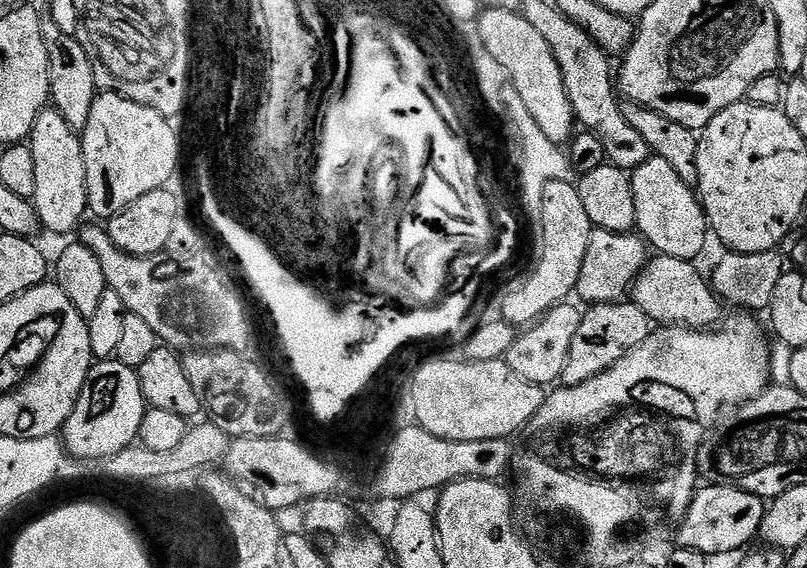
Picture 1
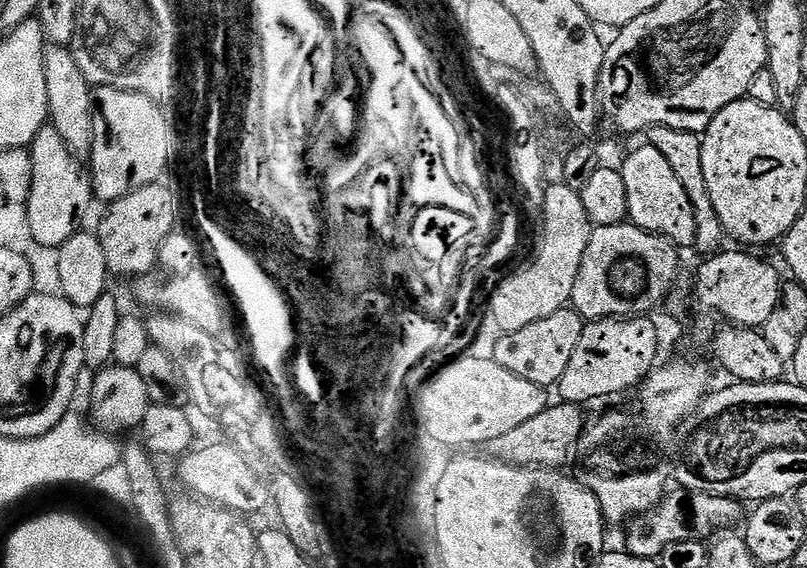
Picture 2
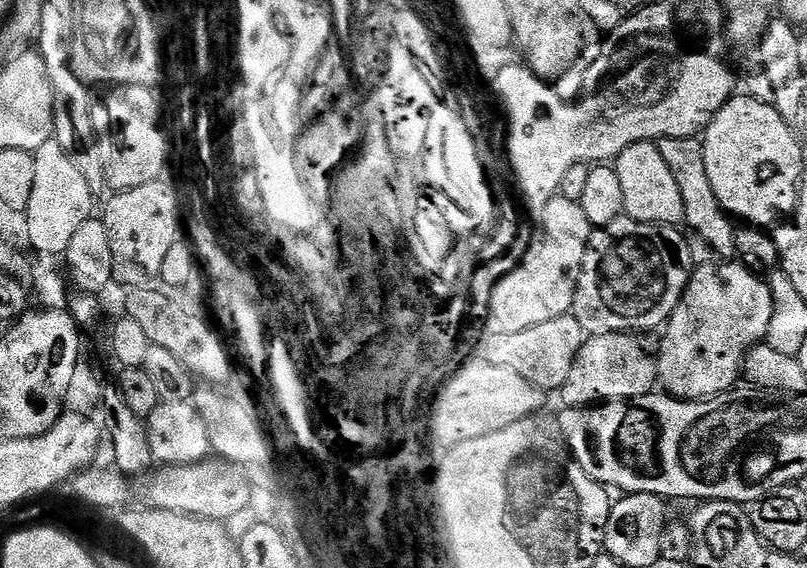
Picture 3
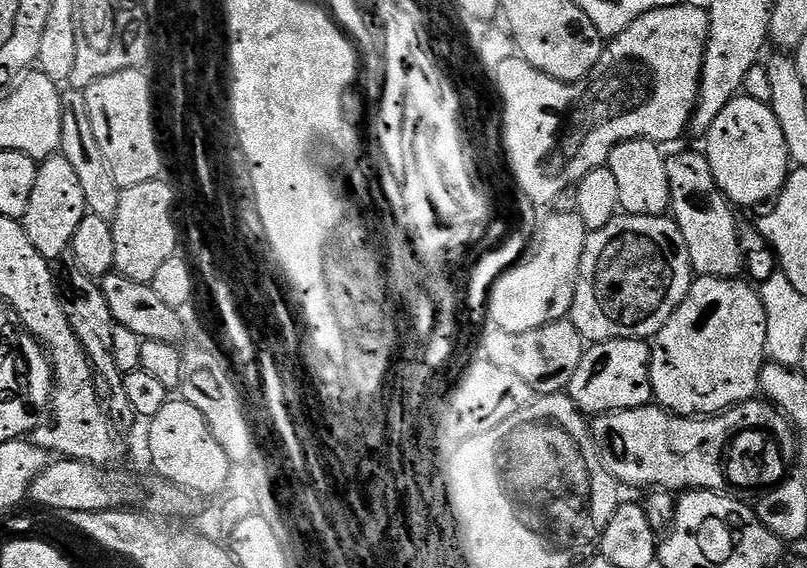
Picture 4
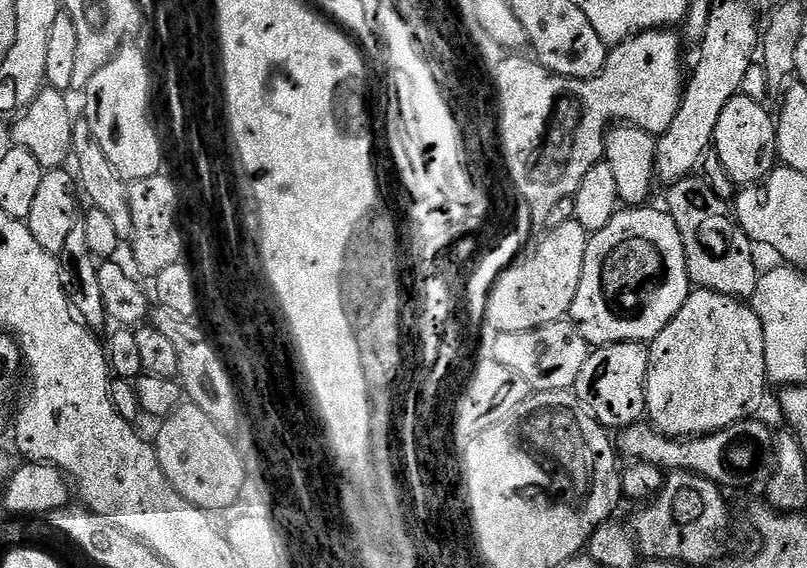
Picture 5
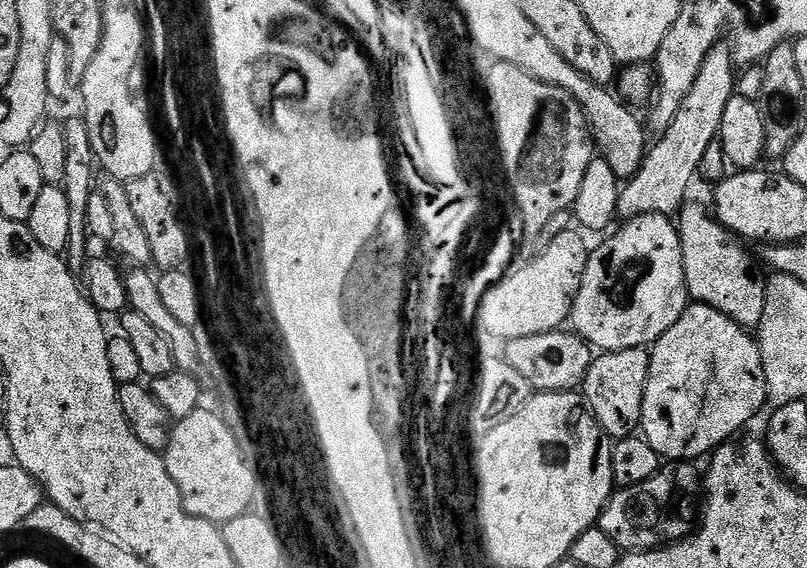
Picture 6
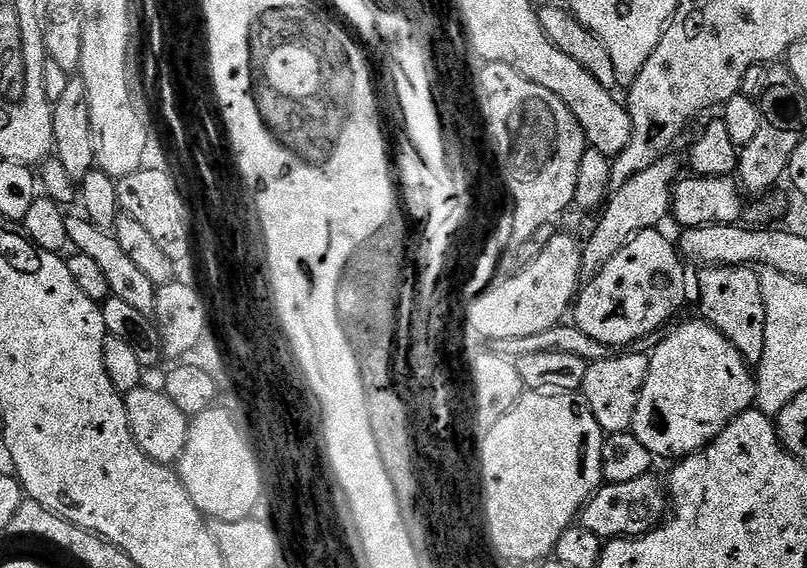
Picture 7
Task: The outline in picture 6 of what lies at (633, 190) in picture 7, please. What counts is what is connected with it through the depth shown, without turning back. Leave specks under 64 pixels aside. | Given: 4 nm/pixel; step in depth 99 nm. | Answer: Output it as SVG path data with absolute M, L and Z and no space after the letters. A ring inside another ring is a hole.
M727 43L713 44L710 54L694 78L694 86L682 98L678 114L665 132L659 133L656 145L644 153L644 161L638 171L621 187L617 217L631 218L642 214L662 214L671 217L679 213L686 203L684 195L704 160L711 144L717 143L722 126L722 114L726 114L726 102L737 91L736 68L732 49Z

